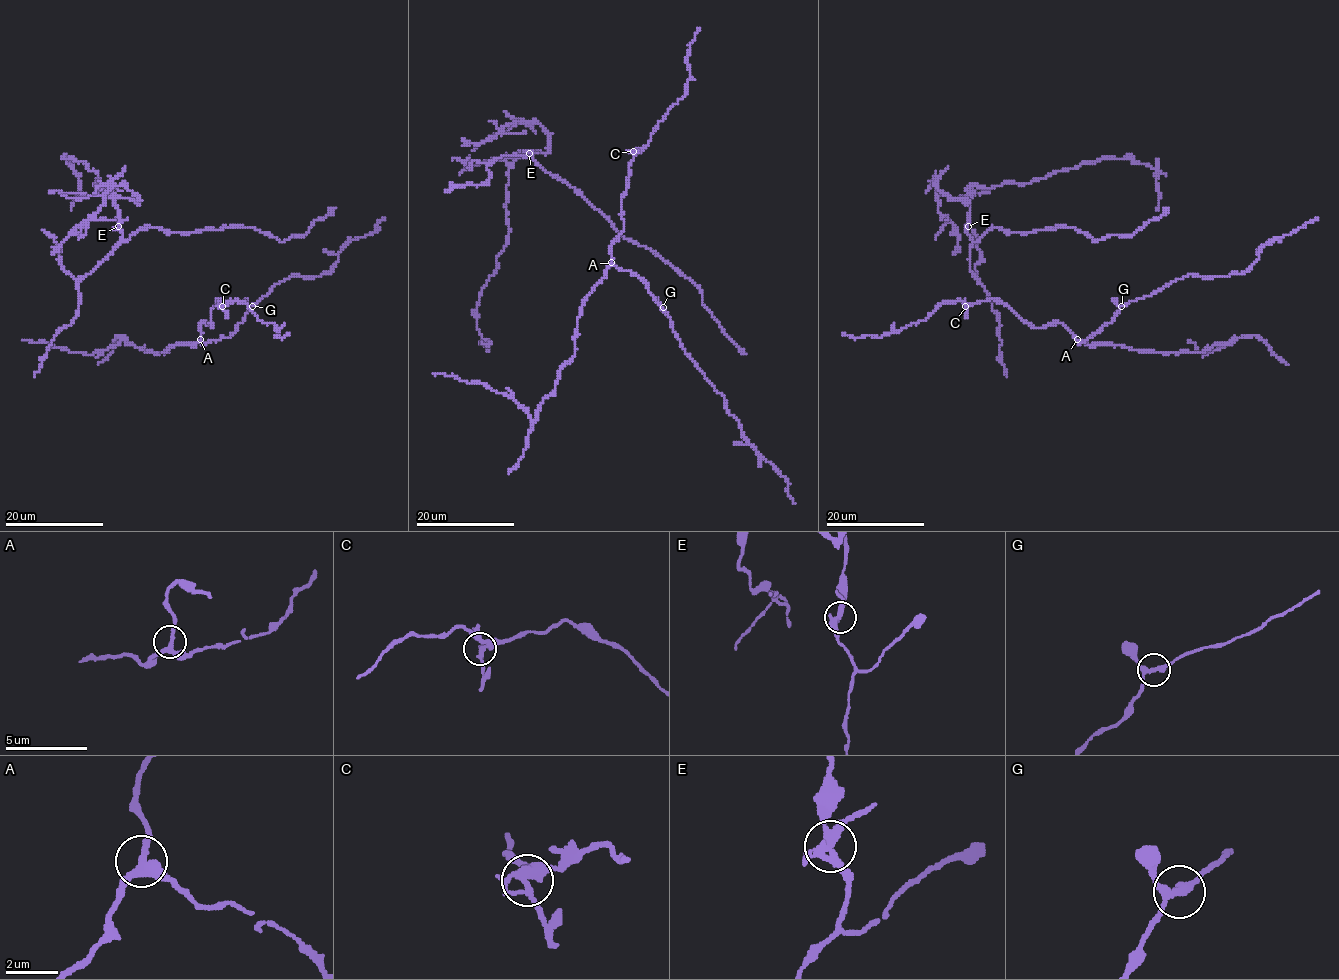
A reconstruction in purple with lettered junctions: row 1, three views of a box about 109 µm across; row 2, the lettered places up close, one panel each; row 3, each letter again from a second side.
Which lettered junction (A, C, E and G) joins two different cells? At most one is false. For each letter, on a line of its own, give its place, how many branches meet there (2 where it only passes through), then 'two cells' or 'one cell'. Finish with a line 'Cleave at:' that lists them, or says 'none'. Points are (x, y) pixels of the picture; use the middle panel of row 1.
A: place (611, 262); branches 3; one cell
C: place (633, 151); branches 4; one cell
E: place (529, 153); branches 4; two cells
G: place (663, 307); branches 3; one cell
Cleave at: E

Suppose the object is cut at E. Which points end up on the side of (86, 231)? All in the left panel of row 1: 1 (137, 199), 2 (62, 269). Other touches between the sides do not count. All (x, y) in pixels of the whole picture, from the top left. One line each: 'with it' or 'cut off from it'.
1: with it
2: with it

